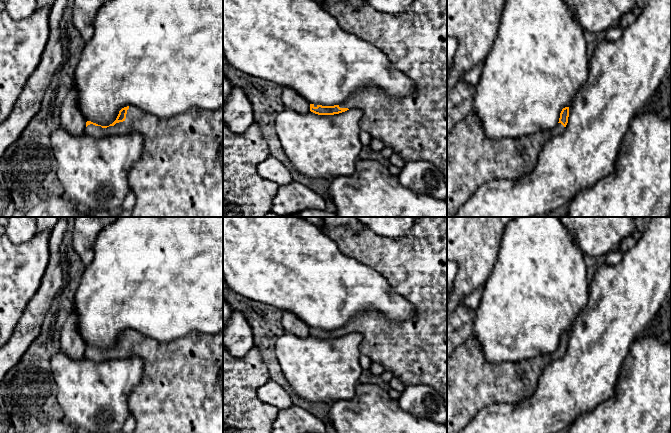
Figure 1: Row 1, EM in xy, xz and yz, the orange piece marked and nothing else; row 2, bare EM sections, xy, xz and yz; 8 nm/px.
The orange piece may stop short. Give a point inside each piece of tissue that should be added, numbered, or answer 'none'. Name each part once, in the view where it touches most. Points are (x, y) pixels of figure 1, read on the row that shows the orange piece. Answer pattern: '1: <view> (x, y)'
1: xy (180, 172)

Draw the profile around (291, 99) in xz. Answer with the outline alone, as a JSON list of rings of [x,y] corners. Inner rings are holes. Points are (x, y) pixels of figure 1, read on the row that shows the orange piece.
[[[282,88],[282,101],[285,108],[300,114],[306,114],[310,111],[310,103],[292,88]]]

